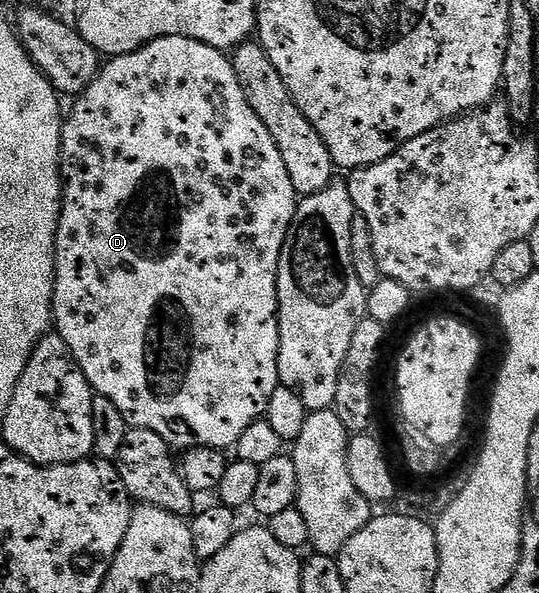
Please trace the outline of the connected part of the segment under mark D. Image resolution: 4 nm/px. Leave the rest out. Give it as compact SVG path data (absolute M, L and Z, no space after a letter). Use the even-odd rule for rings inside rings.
M160 37L140 49L127 55L116 55L107 58L101 64L97 77L90 82L88 89L73 100L74 108L69 108L62 124L62 212L56 233L54 246L54 327L56 334L68 345L76 365L90 382L95 396L102 396L112 401L120 409L121 416L129 428L152 429L172 449L185 453L192 447L216 447L219 449L233 448L240 441L240 433L248 429L258 419L265 416L268 401L272 401L272 393L279 387L278 381L278 350L280 349L280 329L278 328L278 266L280 253L284 249L284 241L290 232L294 214L300 202L296 189L292 189L292 177L288 177L288 168L284 166L284 157L280 157L280 149L276 149L276 141L272 141L272 133L264 126L264 121L256 117L252 105L244 97L244 89L240 89L240 81L236 77L231 56L212 45L204 45L188 37Z

